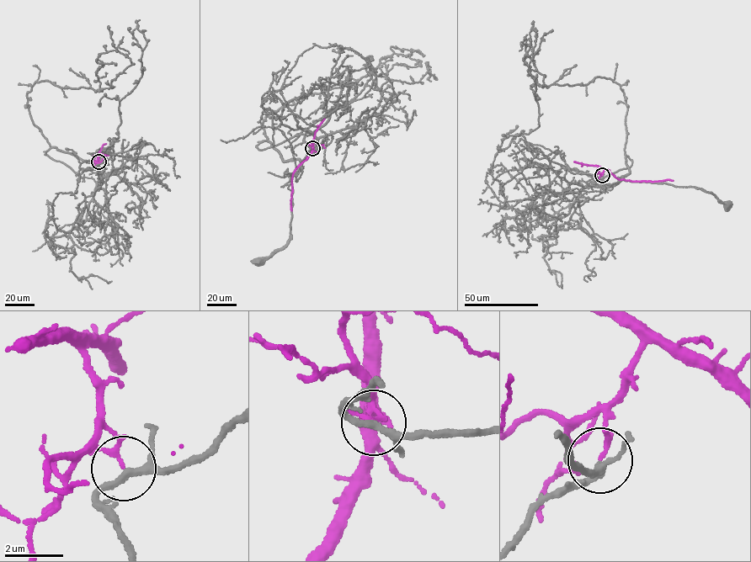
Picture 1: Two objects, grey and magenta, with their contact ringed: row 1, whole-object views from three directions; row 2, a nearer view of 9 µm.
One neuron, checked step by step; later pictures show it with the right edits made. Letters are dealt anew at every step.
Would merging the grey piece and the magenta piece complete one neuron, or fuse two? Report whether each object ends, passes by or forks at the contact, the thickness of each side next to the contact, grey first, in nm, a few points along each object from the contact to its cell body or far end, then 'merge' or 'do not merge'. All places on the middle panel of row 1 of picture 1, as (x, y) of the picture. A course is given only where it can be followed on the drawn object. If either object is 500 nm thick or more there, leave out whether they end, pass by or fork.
grey forks there; magenta passes by; 200 nm thick on the grey side, 120 nm on the other; grey runs (312, 148), (293, 173), (290, 238), (278, 251), (258, 262); magenta runs (312, 148), (311, 154), (293, 173), (291, 210); do not merge

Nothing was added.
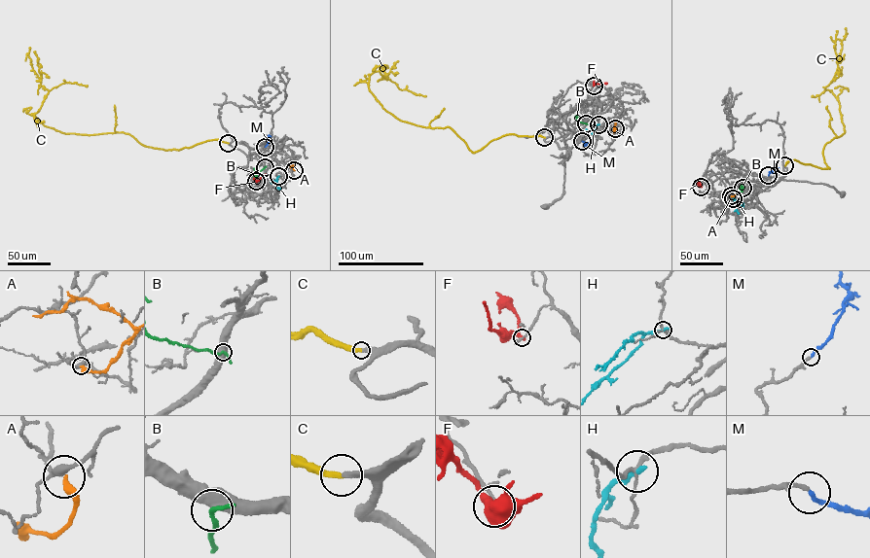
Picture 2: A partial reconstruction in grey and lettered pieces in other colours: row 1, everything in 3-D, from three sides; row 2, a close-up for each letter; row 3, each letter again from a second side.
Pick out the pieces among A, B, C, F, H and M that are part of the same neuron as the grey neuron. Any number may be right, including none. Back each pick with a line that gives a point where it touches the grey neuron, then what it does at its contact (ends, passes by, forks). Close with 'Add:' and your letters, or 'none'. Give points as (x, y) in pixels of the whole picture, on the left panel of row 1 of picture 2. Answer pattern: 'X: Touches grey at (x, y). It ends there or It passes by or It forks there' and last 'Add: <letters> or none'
C: Touches grey at (228, 143). It ends there
M: Touches grey at (265, 147). It ends there
Add: C, M

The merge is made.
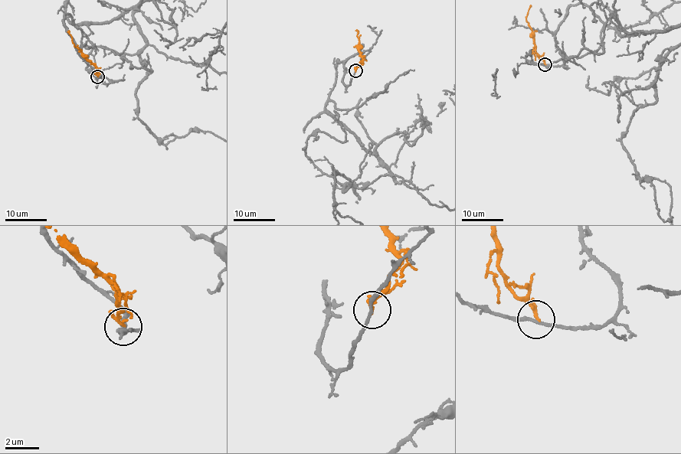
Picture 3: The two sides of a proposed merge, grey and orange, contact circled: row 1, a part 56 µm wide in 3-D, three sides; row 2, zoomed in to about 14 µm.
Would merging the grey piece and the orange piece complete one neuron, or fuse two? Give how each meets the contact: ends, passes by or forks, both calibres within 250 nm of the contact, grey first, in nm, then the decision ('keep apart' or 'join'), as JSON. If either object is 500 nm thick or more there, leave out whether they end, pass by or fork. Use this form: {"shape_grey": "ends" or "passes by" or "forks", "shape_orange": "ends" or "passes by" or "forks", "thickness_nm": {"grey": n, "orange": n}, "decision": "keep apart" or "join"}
{"shape_grey": "passes by", "shape_orange": "passes by", "thickness_nm": {"grey": 180, "orange": 150}, "decision": "keep apart"}

